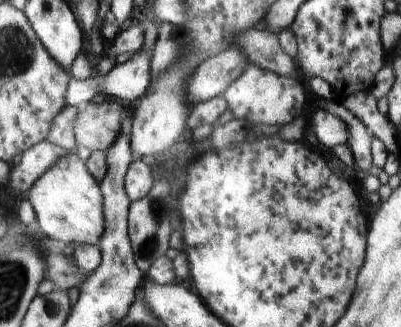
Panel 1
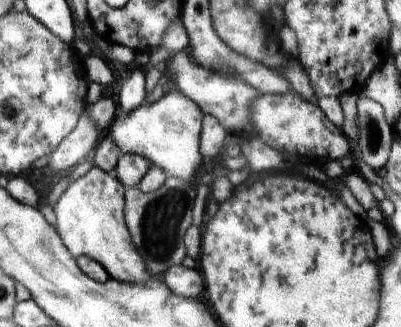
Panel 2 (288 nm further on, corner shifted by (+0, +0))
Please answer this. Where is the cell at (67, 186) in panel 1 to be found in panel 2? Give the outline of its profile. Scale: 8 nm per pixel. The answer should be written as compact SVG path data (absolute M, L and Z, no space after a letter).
M97 166L91 168L85 176L65 188L53 210L57 216L57 232L73 258L79 260L81 256L87 256L95 260L105 268L109 280L117 282L147 284L153 278L137 254L125 226L125 190L115 176L109 176Z

